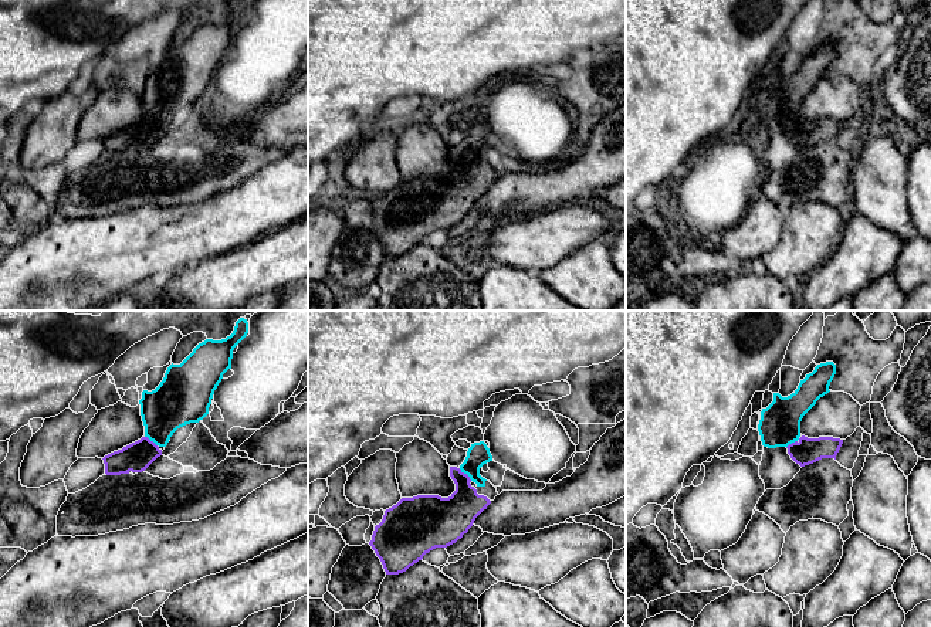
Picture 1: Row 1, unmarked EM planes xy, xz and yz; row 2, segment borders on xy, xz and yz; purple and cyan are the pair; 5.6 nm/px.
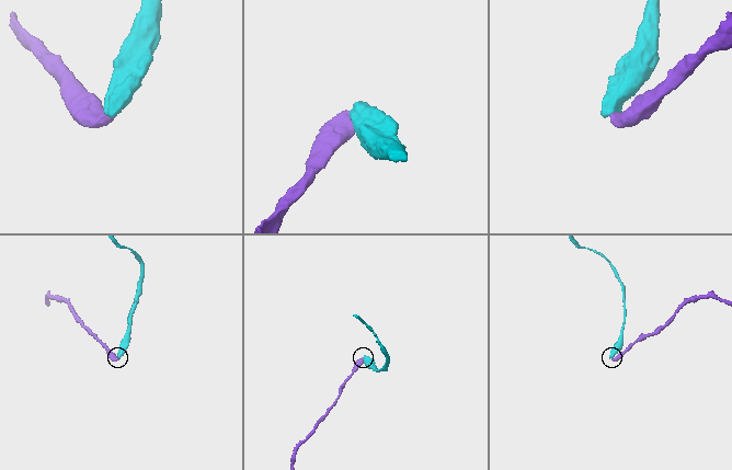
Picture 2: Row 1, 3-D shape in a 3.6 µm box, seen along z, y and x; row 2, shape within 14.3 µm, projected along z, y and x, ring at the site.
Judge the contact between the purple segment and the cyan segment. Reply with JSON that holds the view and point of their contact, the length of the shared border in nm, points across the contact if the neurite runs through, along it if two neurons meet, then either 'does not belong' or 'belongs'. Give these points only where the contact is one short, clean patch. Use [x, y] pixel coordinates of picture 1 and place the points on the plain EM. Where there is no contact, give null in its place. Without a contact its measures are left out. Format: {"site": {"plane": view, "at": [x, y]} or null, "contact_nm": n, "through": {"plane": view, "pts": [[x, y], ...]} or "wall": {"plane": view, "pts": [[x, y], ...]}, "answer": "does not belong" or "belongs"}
{"site": {"plane": "xz", "at": [466, 156]}, "contact_nm": 100, "through": {"plane": "xz", "pts": [[454, 197], [463, 189], [466, 156], [478, 136]]}, "answer": "belongs"}

